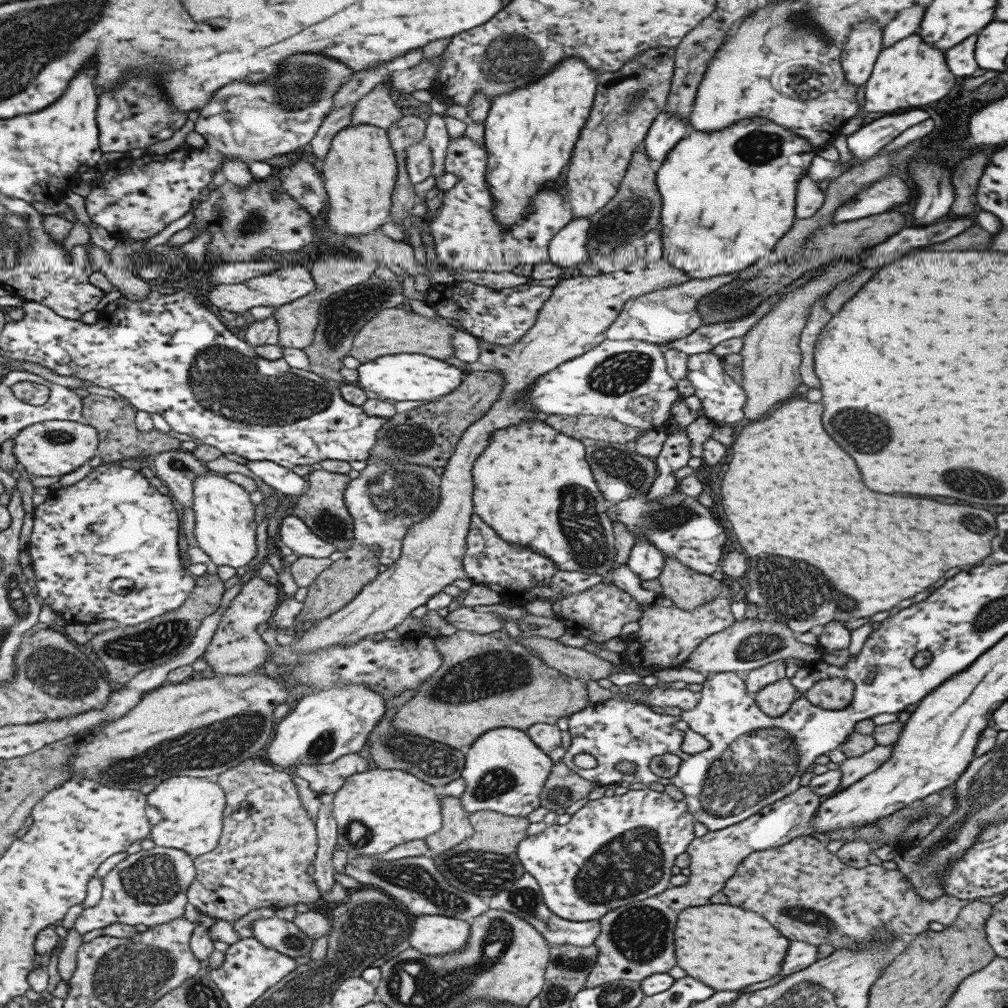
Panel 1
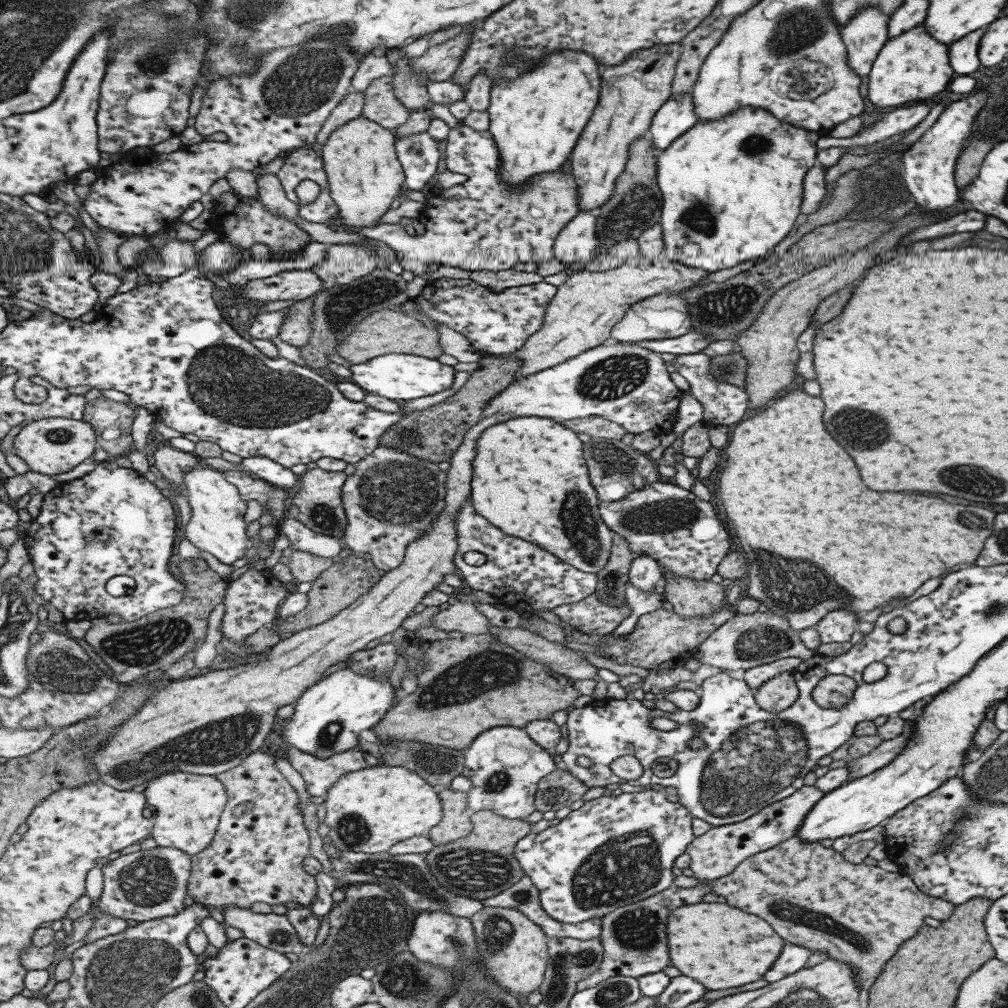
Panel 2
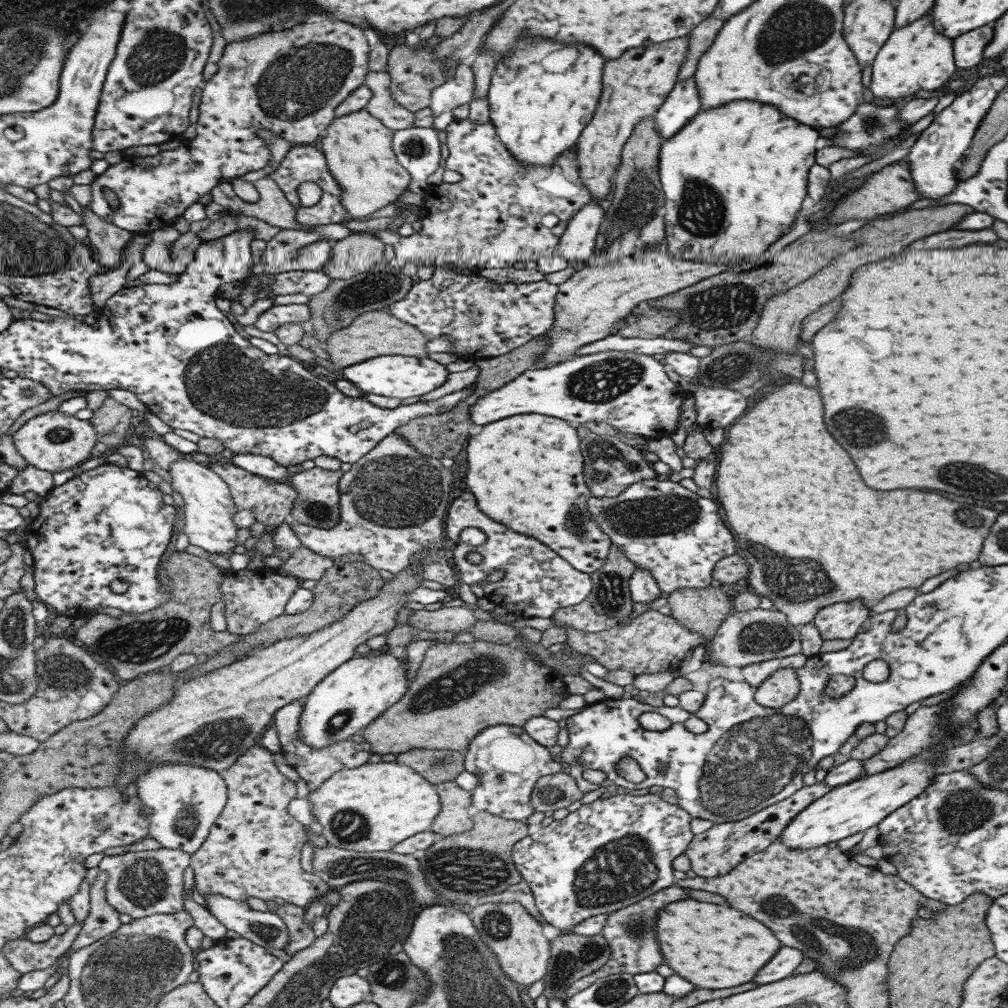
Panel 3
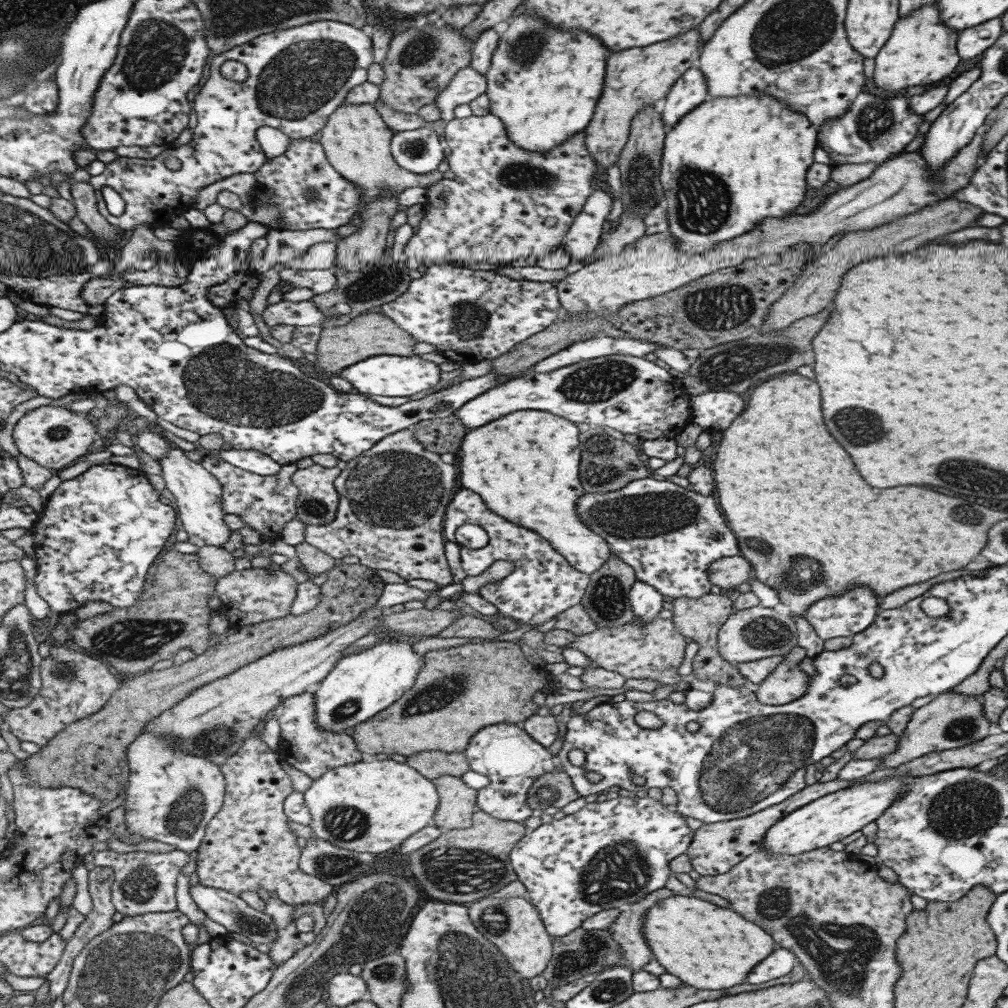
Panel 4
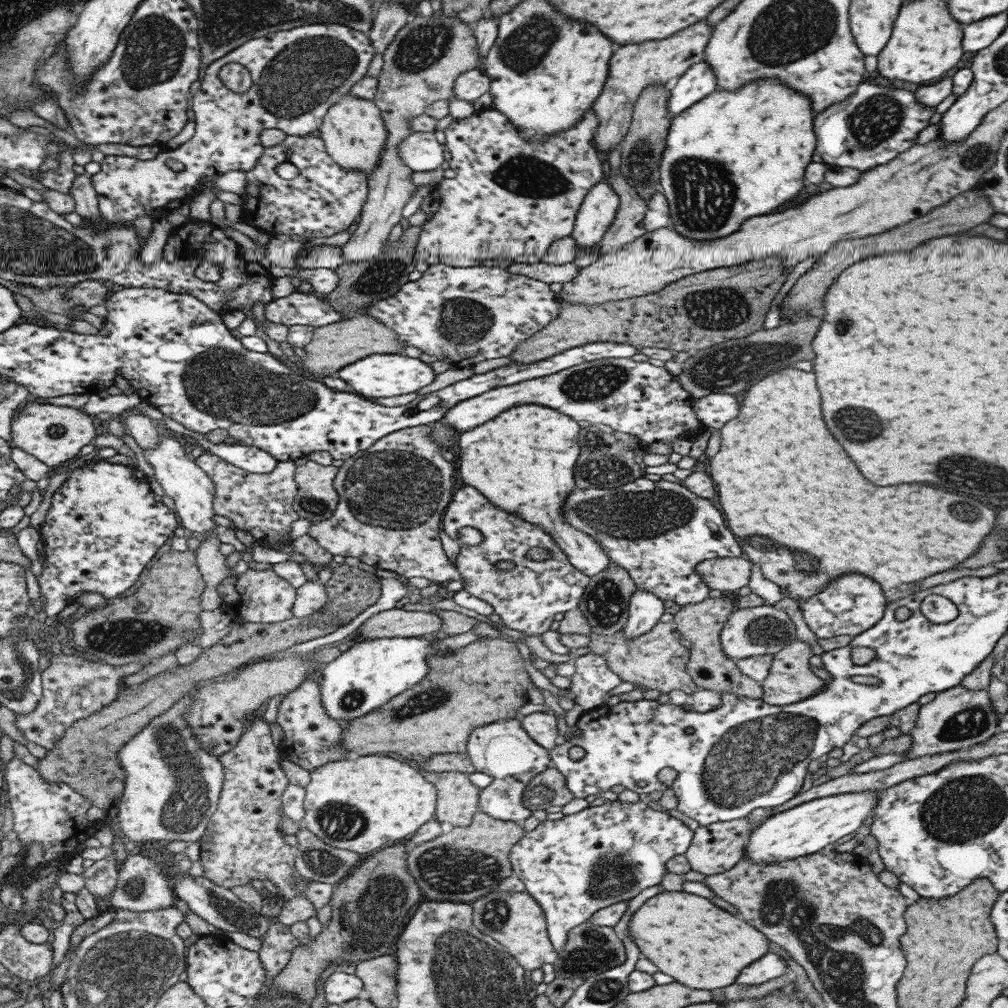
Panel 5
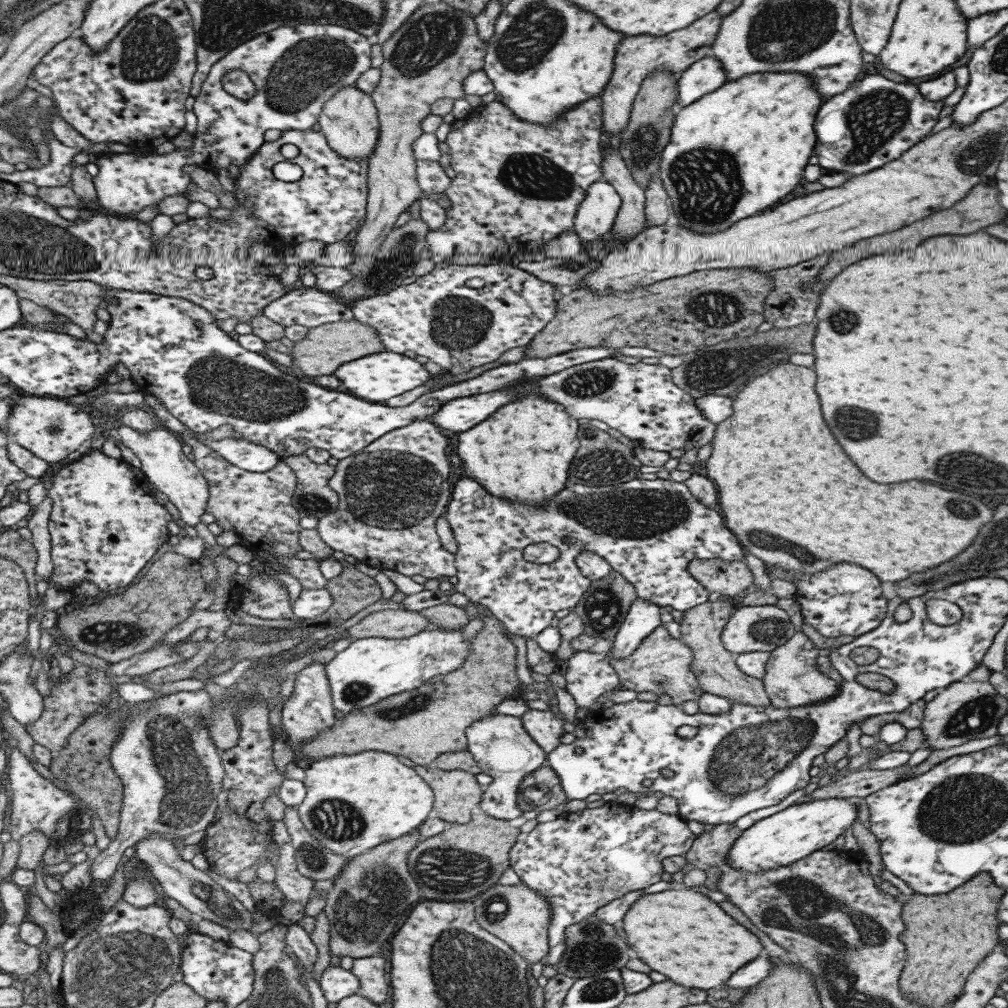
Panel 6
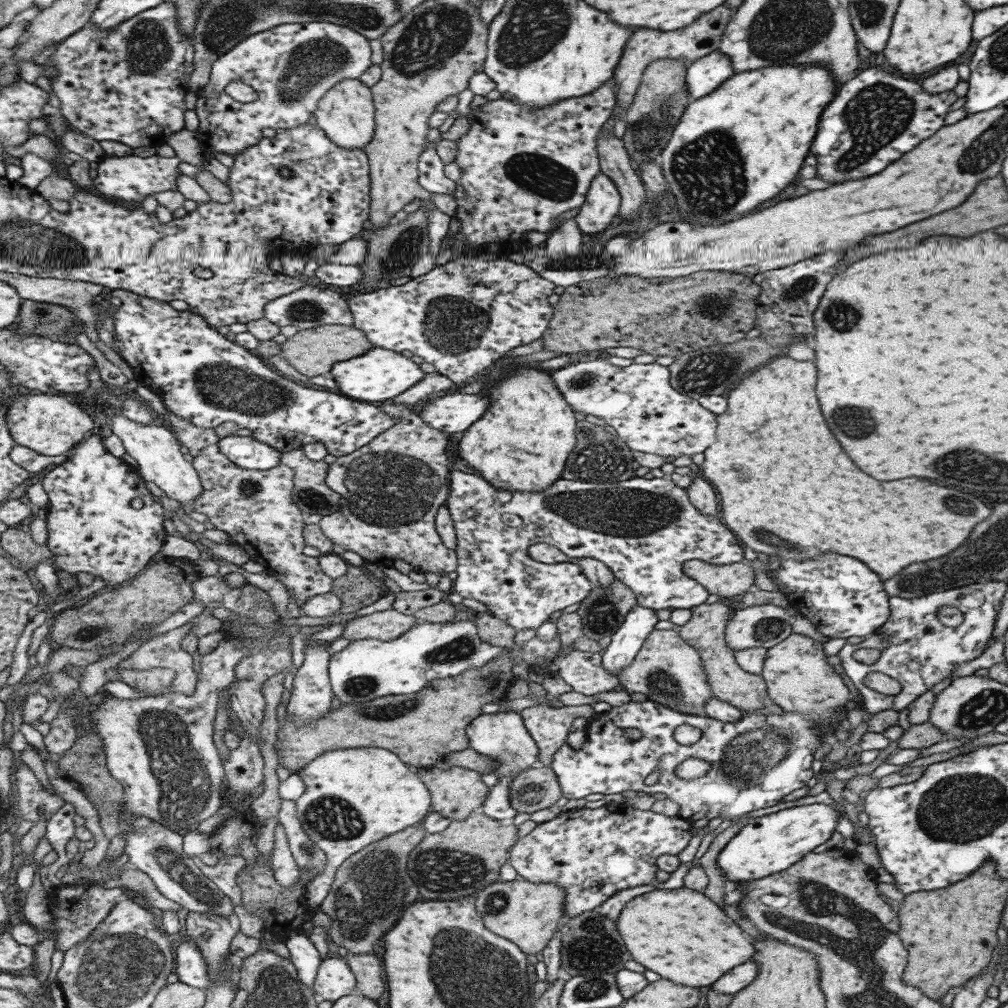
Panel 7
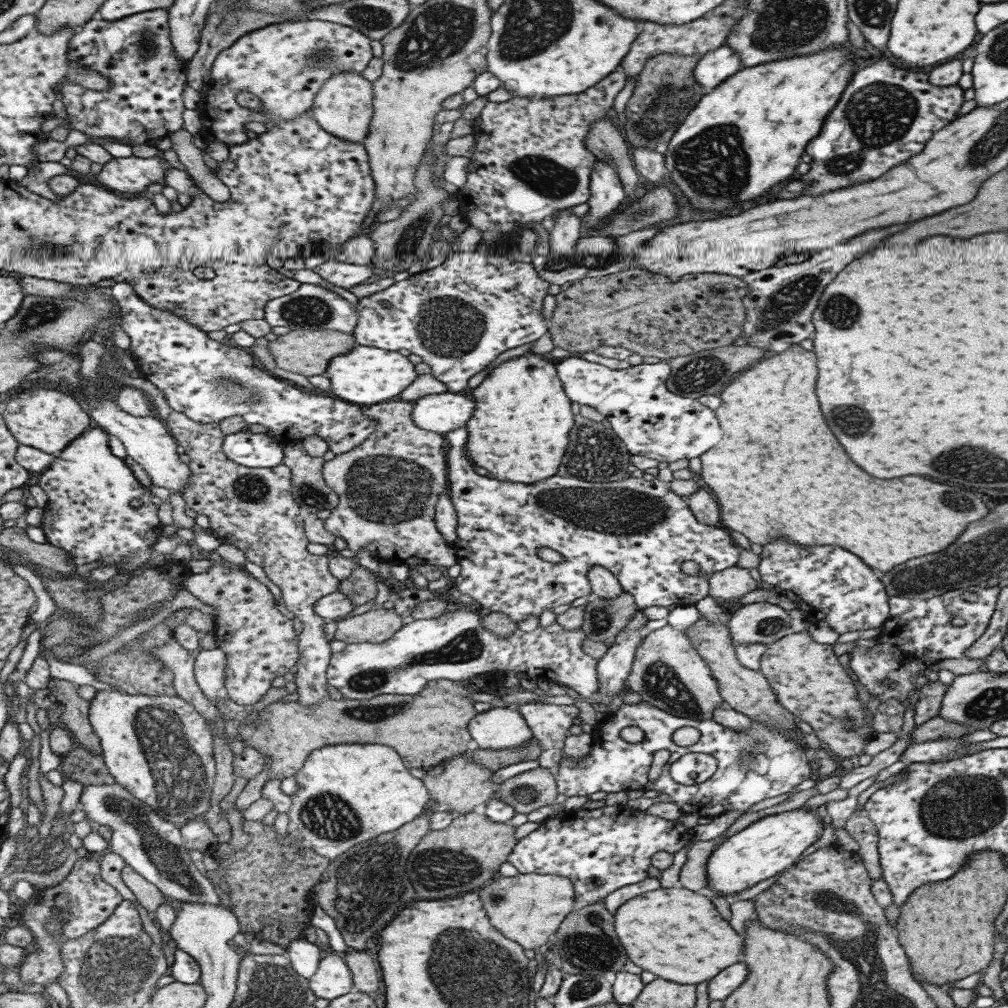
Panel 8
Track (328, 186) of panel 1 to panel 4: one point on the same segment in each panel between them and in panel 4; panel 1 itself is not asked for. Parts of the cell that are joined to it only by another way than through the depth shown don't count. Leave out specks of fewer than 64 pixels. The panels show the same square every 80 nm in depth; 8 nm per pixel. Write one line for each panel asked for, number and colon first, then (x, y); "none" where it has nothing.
2: (363, 173)
3: (356, 147)
4: (355, 140)

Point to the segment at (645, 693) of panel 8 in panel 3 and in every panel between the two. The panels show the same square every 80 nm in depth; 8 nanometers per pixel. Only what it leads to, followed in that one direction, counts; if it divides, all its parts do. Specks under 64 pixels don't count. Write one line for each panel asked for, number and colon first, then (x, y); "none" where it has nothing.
3: (651, 643)
4: (653, 651)
5: (655, 660)
6: (660, 664)
7: (666, 670)

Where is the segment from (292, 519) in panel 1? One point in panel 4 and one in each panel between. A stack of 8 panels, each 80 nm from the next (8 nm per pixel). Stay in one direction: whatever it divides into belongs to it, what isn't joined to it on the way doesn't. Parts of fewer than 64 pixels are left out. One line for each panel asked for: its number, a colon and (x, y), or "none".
2: (391, 498)
3: (392, 501)
4: (392, 499)

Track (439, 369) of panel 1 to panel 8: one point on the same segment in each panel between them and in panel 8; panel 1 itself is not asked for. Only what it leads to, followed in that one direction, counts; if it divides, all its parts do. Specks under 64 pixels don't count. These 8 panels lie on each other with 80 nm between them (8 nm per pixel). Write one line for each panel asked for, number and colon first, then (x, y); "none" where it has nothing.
2: (394, 376)
3: (394, 376)
4: (380, 375)
5: (378, 375)
6: (375, 377)
7: (376, 376)
8: (365, 375)

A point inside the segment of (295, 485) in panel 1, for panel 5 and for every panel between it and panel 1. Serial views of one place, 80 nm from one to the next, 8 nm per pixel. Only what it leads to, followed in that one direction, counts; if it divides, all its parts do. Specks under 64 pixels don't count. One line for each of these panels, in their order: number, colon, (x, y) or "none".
2: (274, 474)
3: (258, 465)
4: (252, 461)
5: (250, 459)

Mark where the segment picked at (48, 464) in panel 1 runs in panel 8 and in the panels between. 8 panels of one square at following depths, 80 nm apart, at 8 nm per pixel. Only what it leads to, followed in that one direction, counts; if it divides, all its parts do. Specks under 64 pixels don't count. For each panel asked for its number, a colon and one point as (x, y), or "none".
2: (53, 445)
3: (54, 441)
4: (56, 437)
5: (54, 434)
6: (52, 428)
7: (50, 424)
8: (50, 420)

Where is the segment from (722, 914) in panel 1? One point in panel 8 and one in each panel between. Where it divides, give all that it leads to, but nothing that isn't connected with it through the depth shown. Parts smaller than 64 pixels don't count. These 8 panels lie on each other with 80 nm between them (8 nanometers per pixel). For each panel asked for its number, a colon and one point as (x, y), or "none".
2: (717, 945)
3: (712, 946)
4: (710, 948)
5: (699, 945)
6: (680, 933)
7: (680, 934)
8: (674, 933)

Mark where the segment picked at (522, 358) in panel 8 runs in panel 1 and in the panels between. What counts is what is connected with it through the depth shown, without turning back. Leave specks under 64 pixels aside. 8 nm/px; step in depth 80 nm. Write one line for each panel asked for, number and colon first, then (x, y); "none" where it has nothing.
1: (532, 486)
2: (528, 478)
3: (525, 471)
4: (524, 466)
5: (522, 460)
6: (520, 453)
7: (520, 443)

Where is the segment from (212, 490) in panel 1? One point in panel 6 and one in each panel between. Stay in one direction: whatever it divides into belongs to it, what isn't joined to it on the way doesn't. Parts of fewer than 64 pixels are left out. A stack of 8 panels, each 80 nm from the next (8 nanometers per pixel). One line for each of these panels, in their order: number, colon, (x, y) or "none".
2: (216, 526)
3: (207, 513)
4: (196, 494)
5: (180, 479)
6: (163, 463)

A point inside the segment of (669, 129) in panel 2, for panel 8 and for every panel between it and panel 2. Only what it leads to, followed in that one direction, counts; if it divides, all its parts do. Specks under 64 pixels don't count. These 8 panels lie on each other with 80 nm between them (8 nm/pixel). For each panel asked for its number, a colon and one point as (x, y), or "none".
3: (682, 102)
4: (689, 89)
5: (696, 82)
6: (704, 75)
7: (703, 75)
8: (715, 66)

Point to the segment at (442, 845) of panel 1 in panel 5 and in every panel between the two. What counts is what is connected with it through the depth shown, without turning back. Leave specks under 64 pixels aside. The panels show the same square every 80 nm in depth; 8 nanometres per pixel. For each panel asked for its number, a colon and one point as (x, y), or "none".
2: (454, 823)
3: (454, 816)
4: (456, 801)
5: (456, 796)

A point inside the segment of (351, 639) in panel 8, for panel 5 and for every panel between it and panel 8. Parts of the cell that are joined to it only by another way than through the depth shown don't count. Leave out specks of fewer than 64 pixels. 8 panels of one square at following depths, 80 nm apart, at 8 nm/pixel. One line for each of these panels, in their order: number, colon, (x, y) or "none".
5: (395, 622)
6: (400, 623)
7: (386, 625)

